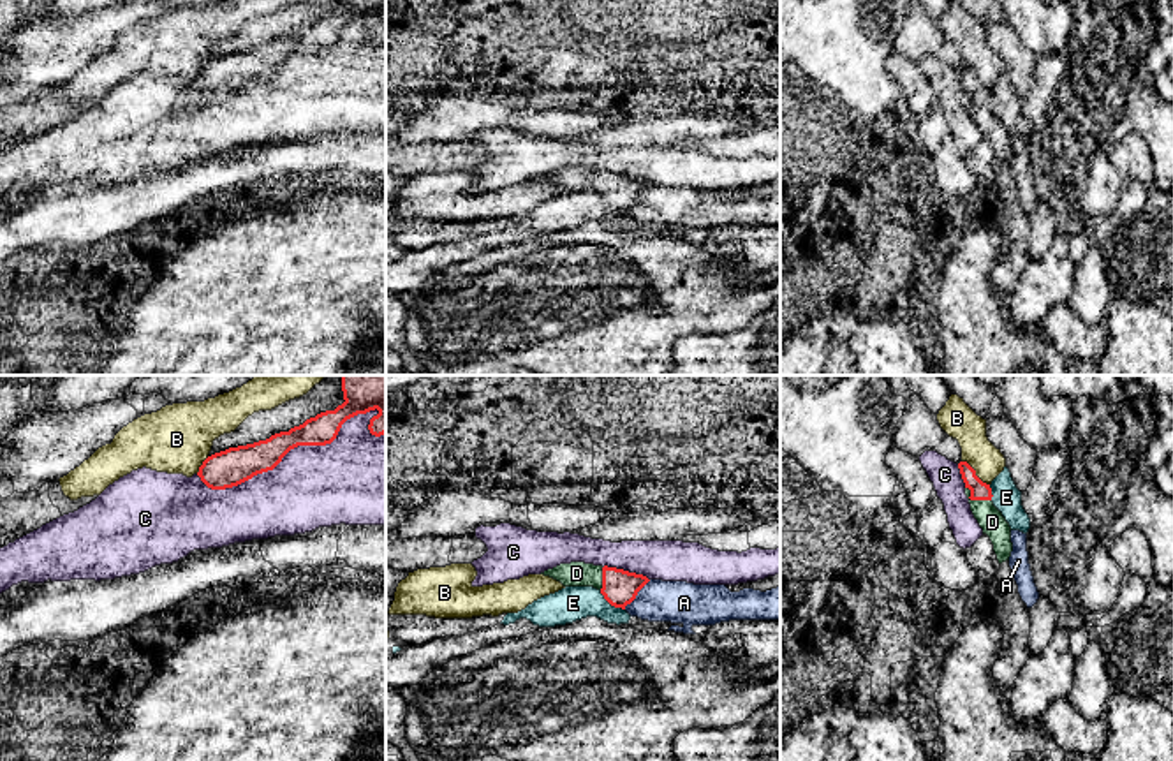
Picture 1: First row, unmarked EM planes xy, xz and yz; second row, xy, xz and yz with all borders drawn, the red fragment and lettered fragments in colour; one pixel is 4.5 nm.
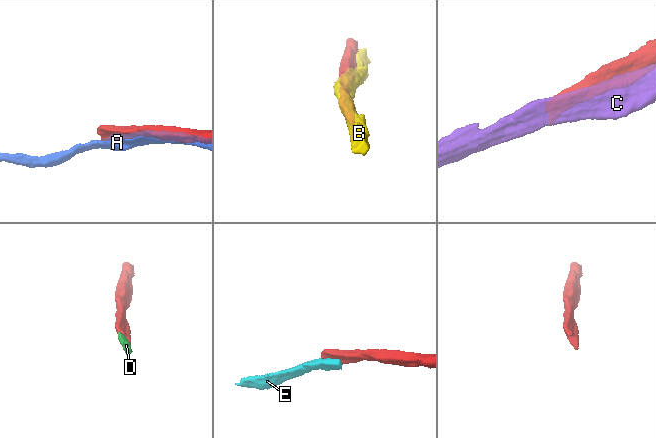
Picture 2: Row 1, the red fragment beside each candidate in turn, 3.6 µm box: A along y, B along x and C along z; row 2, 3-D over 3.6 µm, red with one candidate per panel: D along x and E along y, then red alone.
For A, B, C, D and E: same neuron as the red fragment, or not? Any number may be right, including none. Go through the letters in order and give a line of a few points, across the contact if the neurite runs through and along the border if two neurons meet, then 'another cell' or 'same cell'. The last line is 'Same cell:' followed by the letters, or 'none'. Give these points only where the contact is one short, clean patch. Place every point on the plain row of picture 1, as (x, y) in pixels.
A: another cell
B: another cell
C: another cell
D: yz (980, 96), (974, 104), (992, 127) | same cell
E: xz (599, 196), (612, 210), (624, 215) | another cell
Same cell: D

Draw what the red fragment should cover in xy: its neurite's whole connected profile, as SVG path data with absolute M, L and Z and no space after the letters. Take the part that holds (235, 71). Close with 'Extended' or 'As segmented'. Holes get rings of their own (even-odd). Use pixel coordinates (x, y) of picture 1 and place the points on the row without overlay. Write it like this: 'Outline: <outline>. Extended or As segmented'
Outline: M343 0L343 5L335 16L321 18L289 37L208 62L197 81L211 95L238 92L257 79L273 76L298 51L331 49L347 25L375 14L379 19L370 25L368 35L375 42L386 39L386 0Z. As segmented

